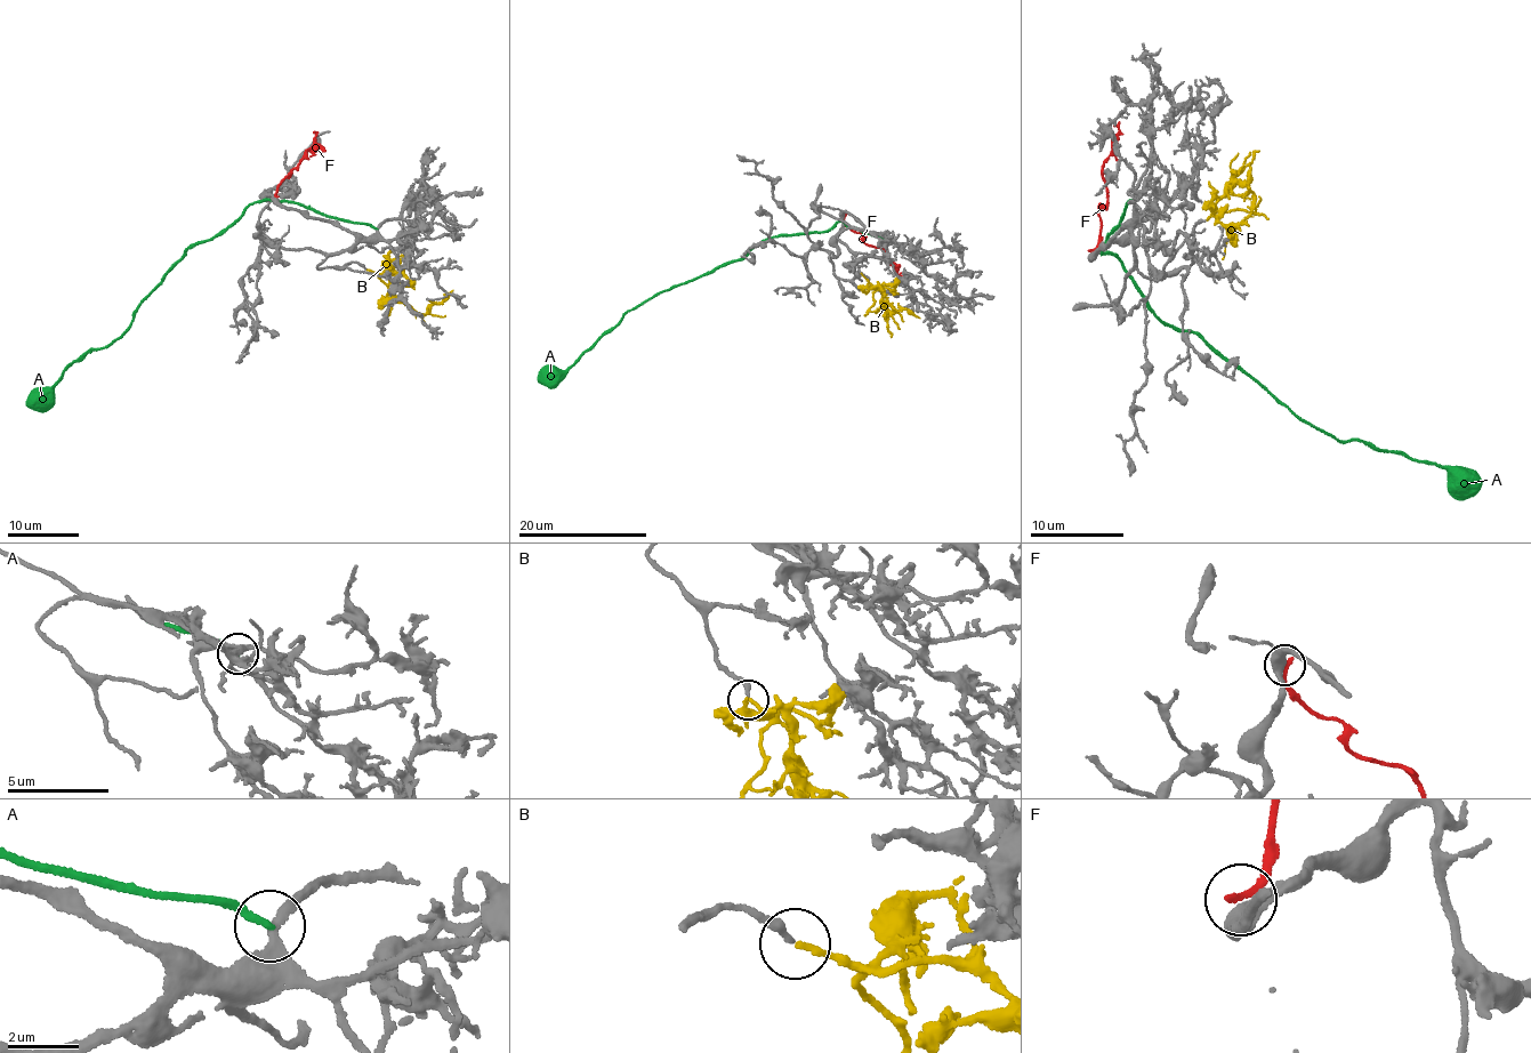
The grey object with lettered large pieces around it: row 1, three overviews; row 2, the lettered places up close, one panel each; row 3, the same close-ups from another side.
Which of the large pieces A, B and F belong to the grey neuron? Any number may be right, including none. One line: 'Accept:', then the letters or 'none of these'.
Accept: B

